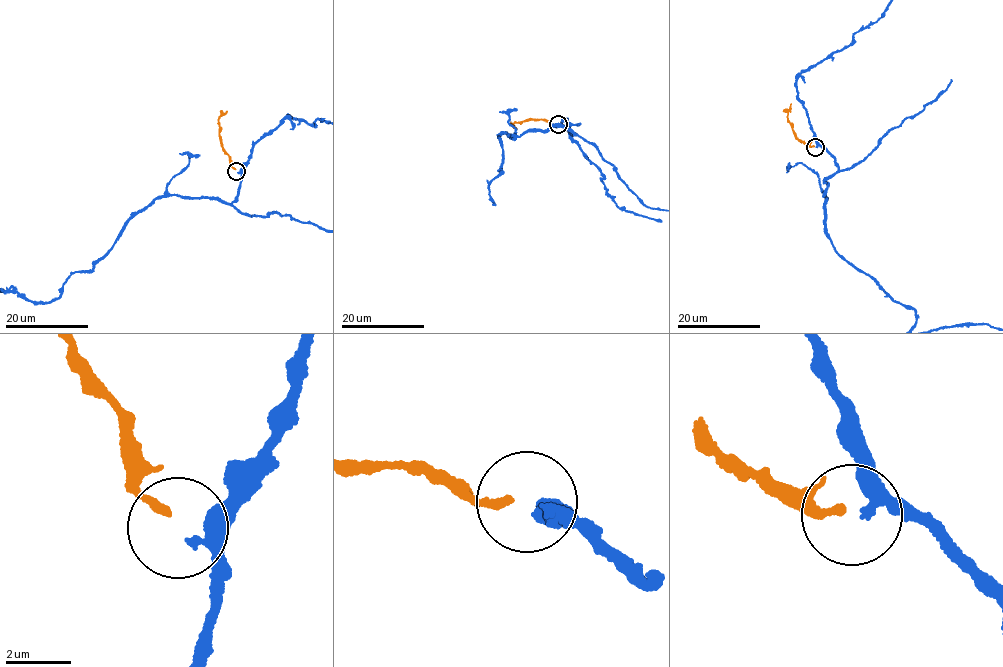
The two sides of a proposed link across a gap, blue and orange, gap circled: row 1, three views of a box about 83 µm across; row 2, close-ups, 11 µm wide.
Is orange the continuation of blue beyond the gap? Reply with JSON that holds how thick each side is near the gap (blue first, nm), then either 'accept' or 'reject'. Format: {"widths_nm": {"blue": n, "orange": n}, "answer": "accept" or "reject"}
{"widths_nm": {"blue": 240, "orange": 260}, "answer": "accept"}

